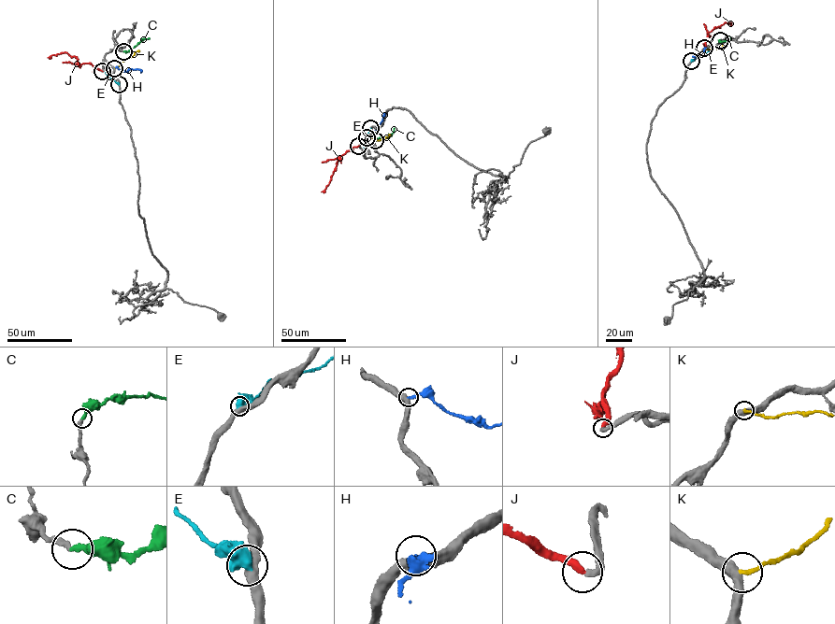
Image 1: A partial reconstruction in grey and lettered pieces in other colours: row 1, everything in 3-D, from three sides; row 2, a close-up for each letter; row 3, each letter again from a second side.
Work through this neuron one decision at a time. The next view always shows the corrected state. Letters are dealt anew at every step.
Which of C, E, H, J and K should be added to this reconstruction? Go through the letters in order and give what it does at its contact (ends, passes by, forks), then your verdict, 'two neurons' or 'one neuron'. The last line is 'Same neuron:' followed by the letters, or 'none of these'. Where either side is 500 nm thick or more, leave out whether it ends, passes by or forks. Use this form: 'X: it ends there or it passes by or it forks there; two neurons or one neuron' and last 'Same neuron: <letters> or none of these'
C: it ends there; one neuron
E: two neurons
H: it ends there; two neurons
J: it ends there; one neuron
K: it ends there; two neurons
Same neuron: C, J

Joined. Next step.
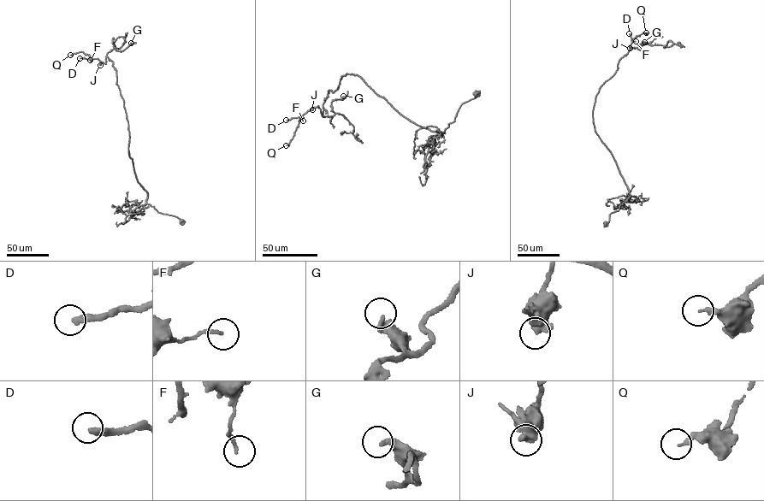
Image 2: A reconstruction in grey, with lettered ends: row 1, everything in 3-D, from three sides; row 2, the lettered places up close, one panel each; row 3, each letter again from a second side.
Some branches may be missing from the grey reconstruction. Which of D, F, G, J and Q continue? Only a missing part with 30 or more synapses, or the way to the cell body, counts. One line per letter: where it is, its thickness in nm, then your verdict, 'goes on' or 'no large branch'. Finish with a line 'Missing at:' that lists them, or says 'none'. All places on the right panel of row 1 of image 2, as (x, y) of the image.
D: place (629, 33); calibre 280 nm; goes on
F: place (636, 41); calibre 150 nm; no large branch
G: place (644, 42); calibre 280 nm; no large branch
J: place (630, 48); calibre 550 nm; no large branch
Q: place (646, 32); calibre 190 nm; no large branch
Missing at: D

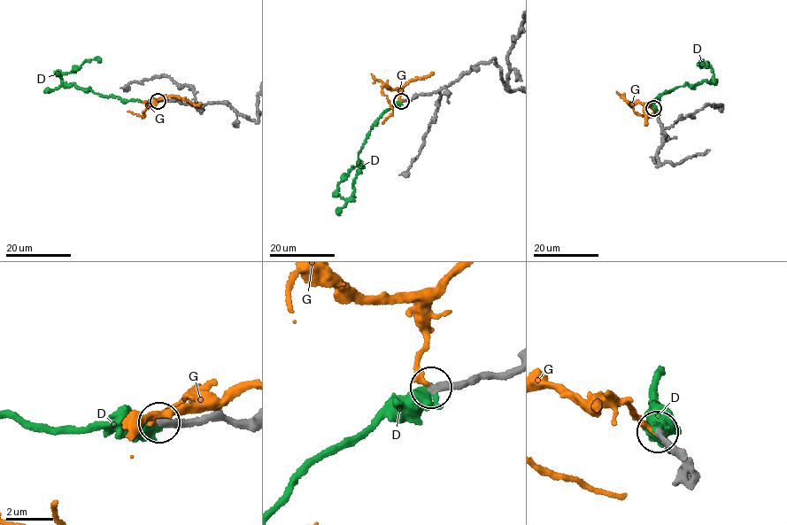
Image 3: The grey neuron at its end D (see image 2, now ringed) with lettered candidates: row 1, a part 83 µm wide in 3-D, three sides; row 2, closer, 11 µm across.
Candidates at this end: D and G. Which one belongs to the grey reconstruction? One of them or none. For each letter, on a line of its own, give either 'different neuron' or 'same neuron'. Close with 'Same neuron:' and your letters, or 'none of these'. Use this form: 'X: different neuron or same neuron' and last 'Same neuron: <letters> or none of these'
D: same neuron
G: different neuron
Same neuron: D

